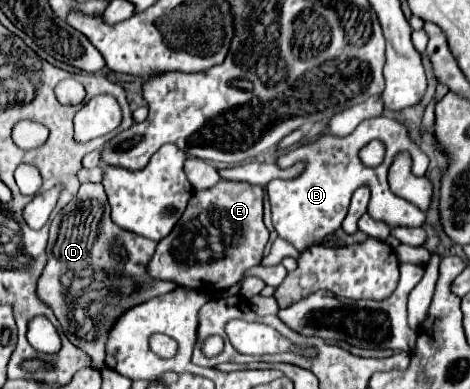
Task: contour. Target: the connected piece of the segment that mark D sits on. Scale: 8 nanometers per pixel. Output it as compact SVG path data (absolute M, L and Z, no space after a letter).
M84 183L78 191L78 195L54 217L50 225L50 241L48 241L48 265L38 279L38 285L42 285L42 291L48 291L48 299L54 299L54 315L58 317L66 337L86 351L92 359L92 367L104 369L106 363L106 341L108 331L116 325L116 319L124 315L124 311L146 303L148 299L154 299L158 295L174 291L178 285L172 281L152 279L146 273L146 265L150 263L156 249L156 241L144 239L142 235L132 235L132 231L124 231L122 227L116 227L110 217L108 199L104 193L102 183Z

